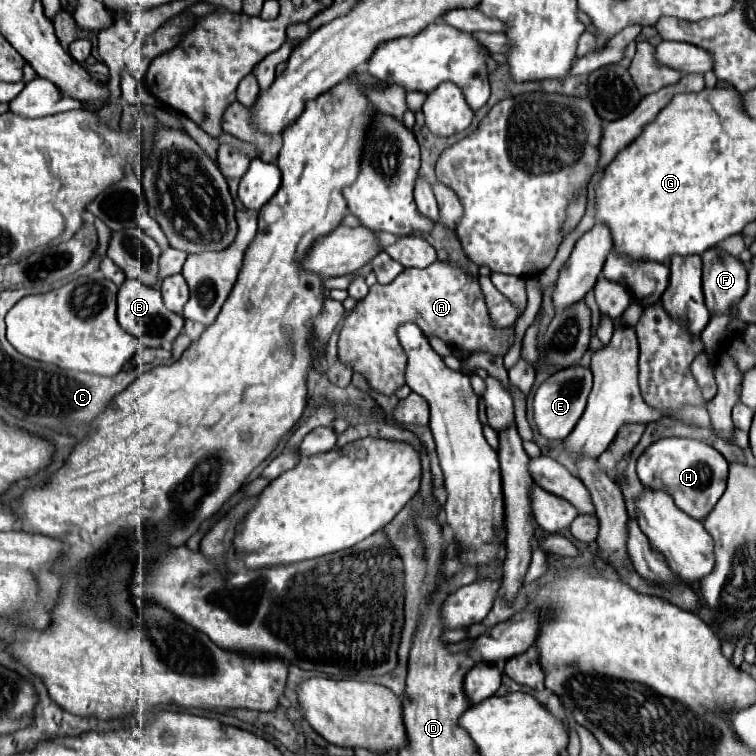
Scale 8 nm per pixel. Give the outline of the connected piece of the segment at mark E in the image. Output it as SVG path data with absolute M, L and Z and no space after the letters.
M571 366L549 376L537 388L535 400L533 400L533 420L535 420L537 432L549 440L563 440L567 434L571 434L571 430L575 428L575 424L579 422L585 410L589 392L591 392L591 370L589 368Z

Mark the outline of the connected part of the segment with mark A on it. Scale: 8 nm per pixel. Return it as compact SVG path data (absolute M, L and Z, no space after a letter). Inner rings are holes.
M435 262L423 270L403 270L391 284L371 286L369 294L357 302L355 310L345 318L339 336L339 356L355 372L363 374L369 384L391 396L405 384L405 352L397 340L397 326L413 322L421 326L425 336L439 336L447 344L463 346L471 352L487 350L505 354L513 342L513 330L493 330L489 326L487 306L479 282L449 262Z

